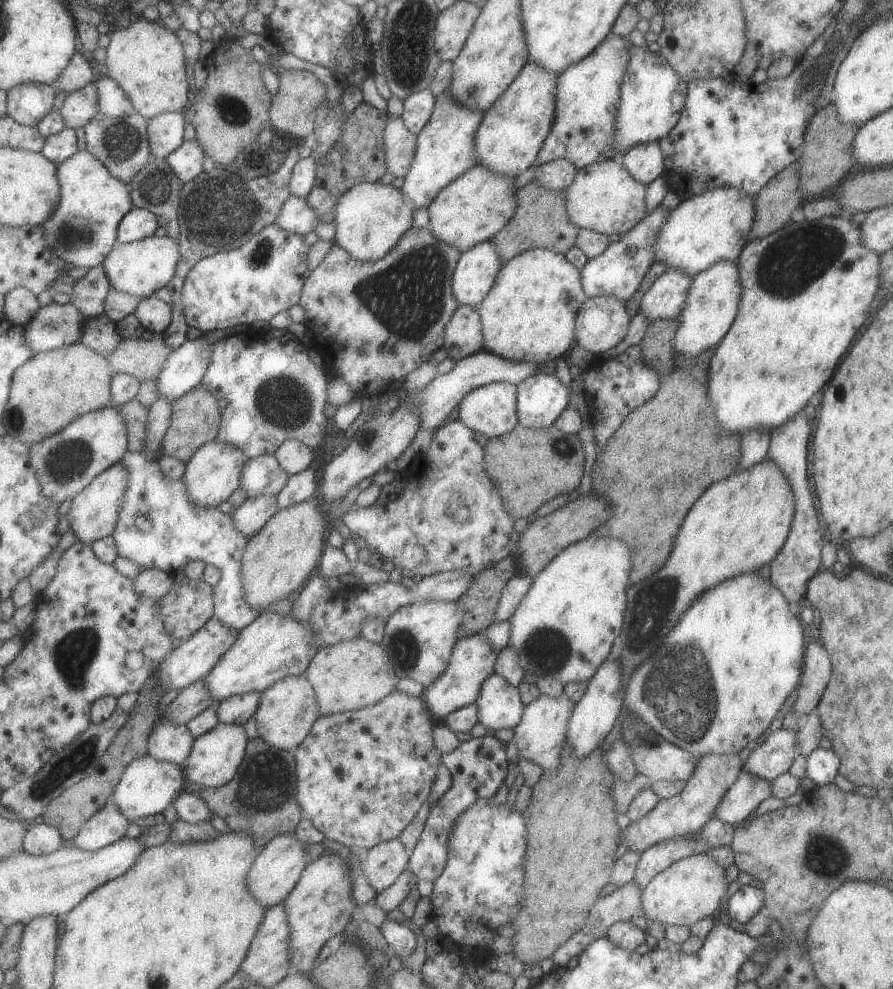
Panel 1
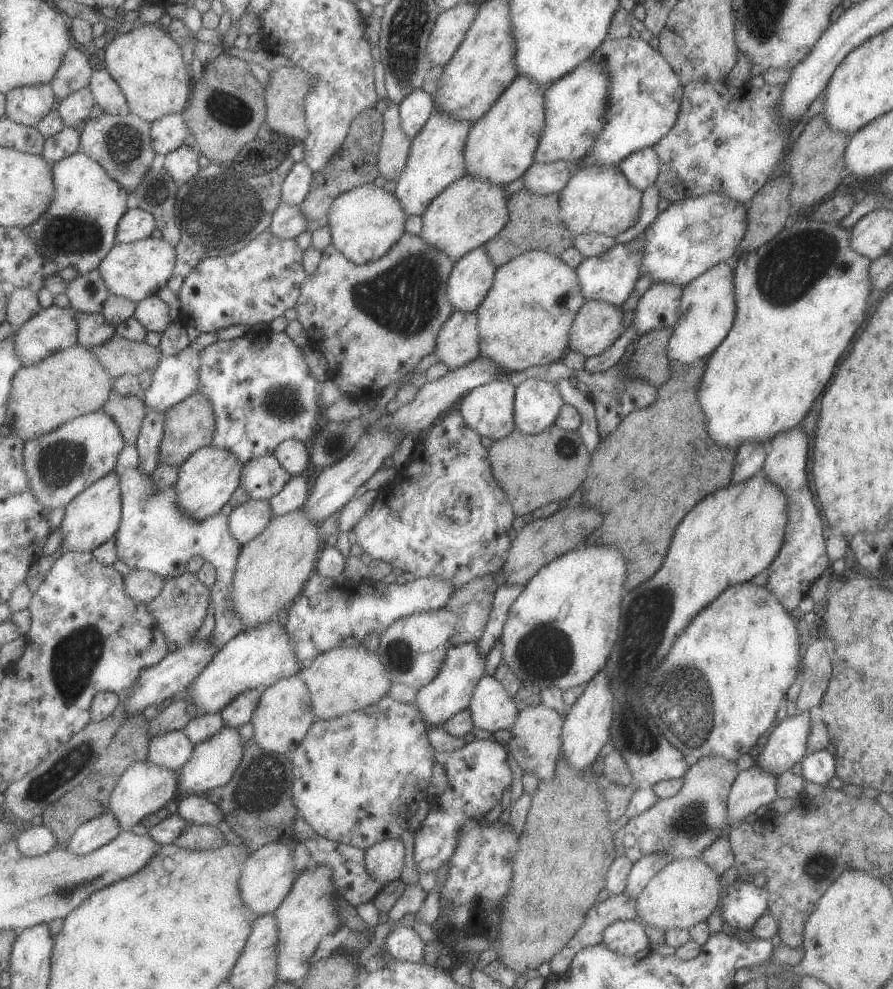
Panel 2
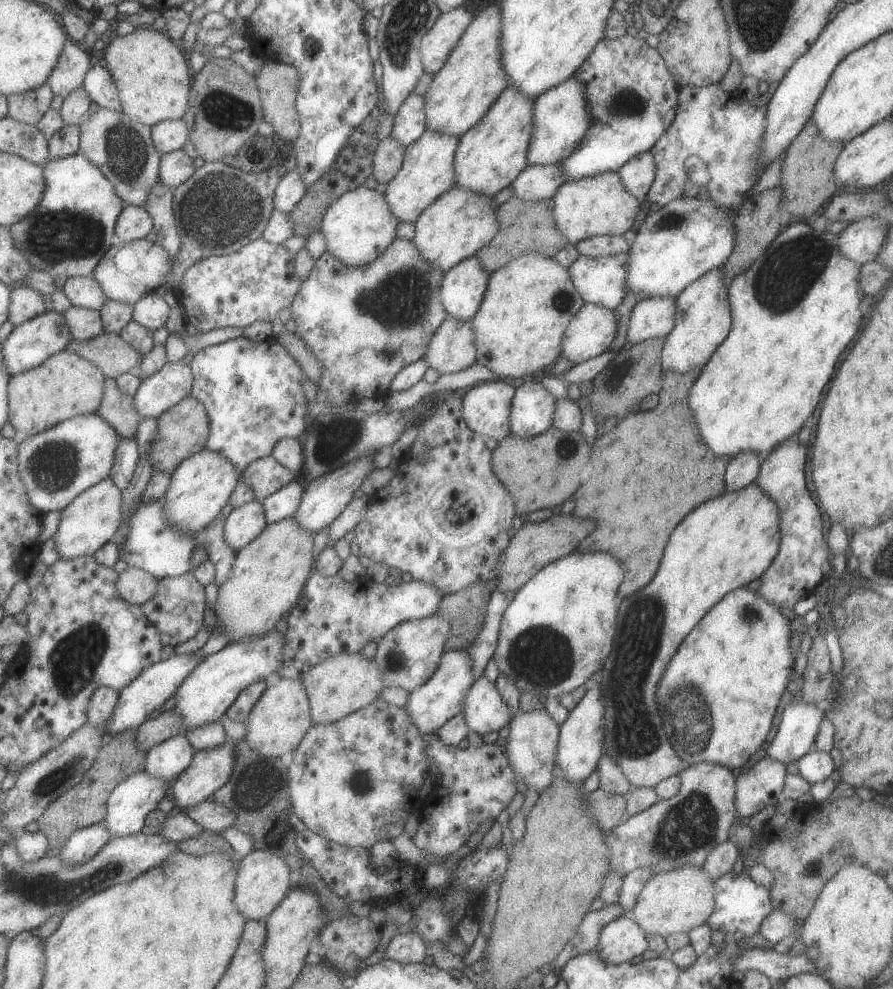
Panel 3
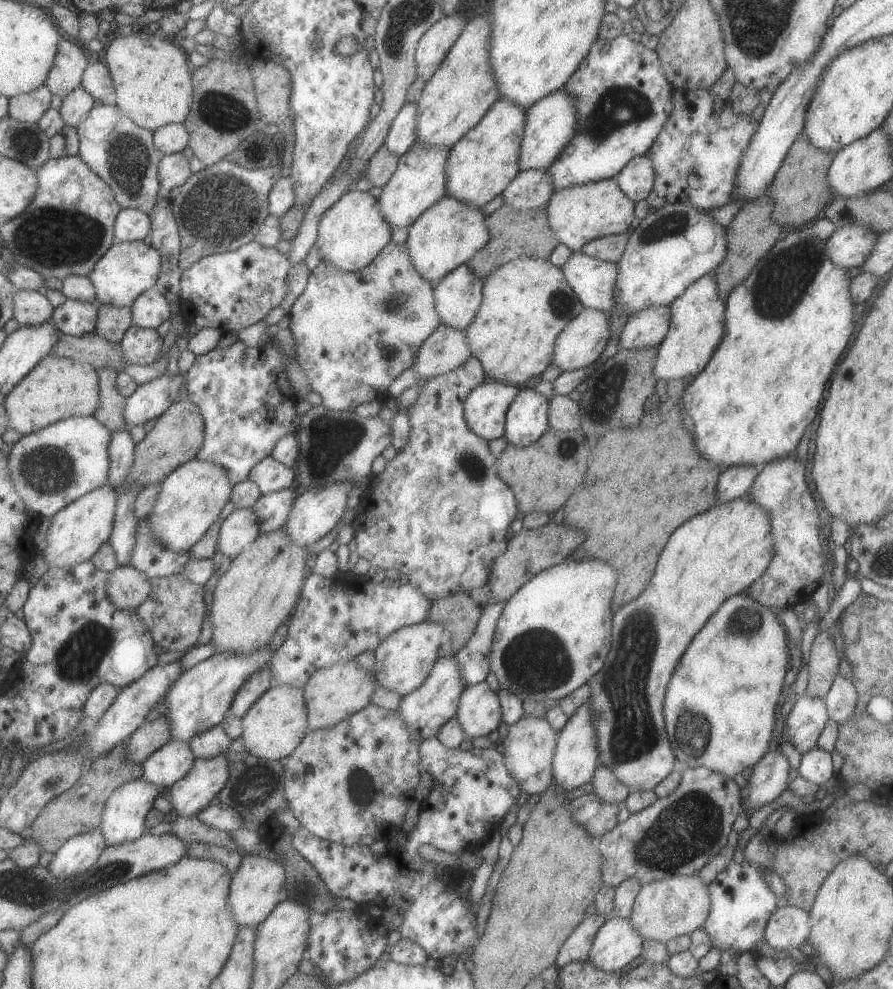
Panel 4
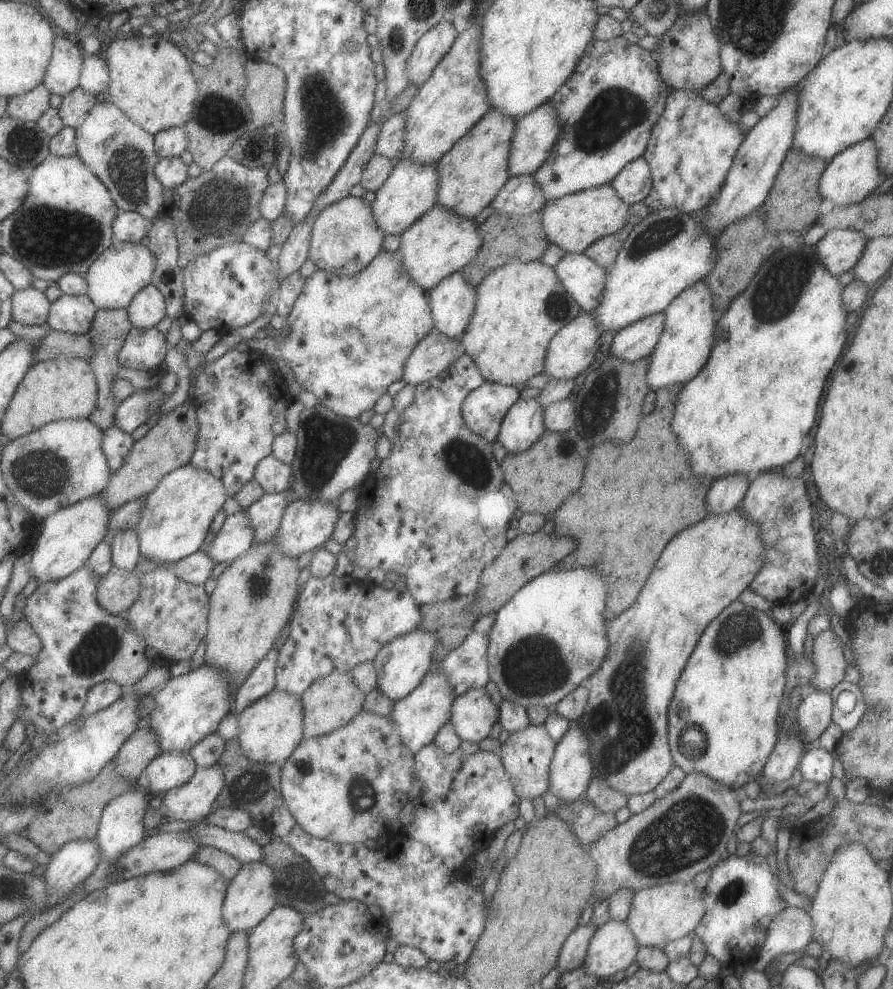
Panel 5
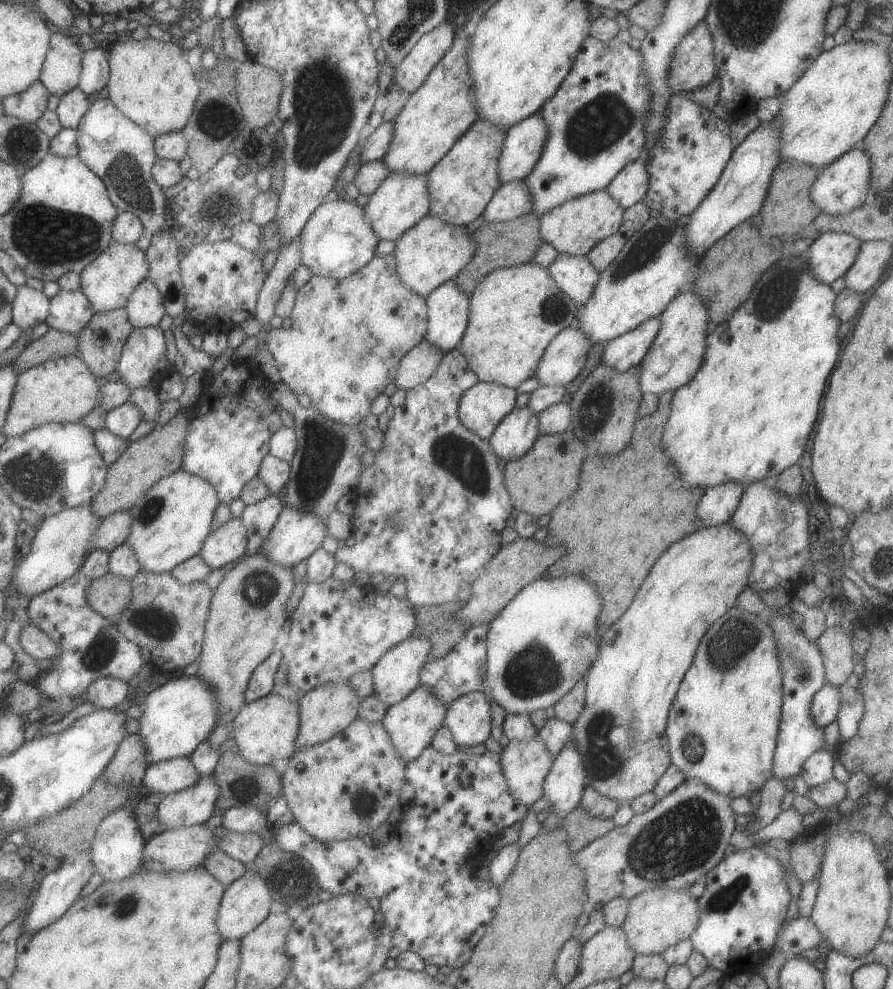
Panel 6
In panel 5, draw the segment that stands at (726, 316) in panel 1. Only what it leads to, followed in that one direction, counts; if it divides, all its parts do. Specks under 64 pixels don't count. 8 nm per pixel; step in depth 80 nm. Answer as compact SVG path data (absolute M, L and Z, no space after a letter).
M703 279L688 286L673 298L664 310L664 327L659 342L648 358L645 378L650 390L654 391L670 384L685 384L699 374L712 349L717 316L711 291Z

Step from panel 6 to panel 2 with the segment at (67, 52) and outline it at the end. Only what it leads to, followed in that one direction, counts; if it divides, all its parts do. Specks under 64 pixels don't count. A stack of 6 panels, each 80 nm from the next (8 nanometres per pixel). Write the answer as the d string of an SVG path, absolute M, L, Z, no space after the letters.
M77 47L71 48L66 60L63 61L62 68L51 82L57 100L61 102L70 94L85 88L92 81L93 73L88 53Z

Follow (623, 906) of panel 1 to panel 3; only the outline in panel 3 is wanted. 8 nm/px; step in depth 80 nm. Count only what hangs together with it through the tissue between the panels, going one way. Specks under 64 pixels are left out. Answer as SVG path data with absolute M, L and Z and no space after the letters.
M615 902L603 905L599 910L585 913L575 934L551 962L554 972L558 973L570 958L595 950L600 930L609 921L623 916L623 912L624 910L620 909L620 906Z

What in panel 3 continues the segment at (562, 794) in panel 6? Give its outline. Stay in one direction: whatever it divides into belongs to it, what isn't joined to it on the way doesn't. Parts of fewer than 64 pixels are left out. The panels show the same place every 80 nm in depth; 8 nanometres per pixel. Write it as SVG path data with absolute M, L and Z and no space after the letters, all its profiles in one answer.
M593 684L585 694L568 710L565 720L558 726L556 752L556 772L561 772L568 782L582 782L596 770L598 761L603 756L603 700L600 684Z

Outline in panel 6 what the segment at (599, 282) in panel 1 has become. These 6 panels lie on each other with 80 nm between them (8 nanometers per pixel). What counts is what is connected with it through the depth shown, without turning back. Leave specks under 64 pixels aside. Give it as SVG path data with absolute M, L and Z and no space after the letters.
M559 253L547 270L555 284L579 309L591 298L599 278L598 270L595 270L585 255Z

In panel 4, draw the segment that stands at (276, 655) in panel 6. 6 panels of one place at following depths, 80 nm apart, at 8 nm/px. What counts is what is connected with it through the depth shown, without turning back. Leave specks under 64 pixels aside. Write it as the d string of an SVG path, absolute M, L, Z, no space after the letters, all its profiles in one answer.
M271 665L262 671L255 673L254 676L246 682L246 685L239 691L235 697L231 712L237 718L242 720L250 712L251 707L271 688Z

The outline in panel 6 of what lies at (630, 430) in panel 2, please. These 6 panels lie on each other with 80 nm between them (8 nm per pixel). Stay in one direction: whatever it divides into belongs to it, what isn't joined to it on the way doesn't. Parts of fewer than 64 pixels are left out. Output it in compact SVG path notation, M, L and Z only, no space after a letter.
M663 391L658 394L658 405L655 412L637 418L630 441L615 456L605 456L595 452L587 453L580 468L579 490L575 490L575 494L571 494L571 498L560 502L555 510L550 512L549 534L551 534L551 538L555 538L555 544L563 544L567 550L567 554L557 564L563 568L563 574L579 572L599 588L603 608L599 612L597 622L601 626L603 624L609 626L627 610L627 606L633 600L635 590L647 576L649 568L671 542L702 527L695 508L704 490L687 488L681 482L675 466L671 466L669 458L661 450L661 434L663 434L663 428L665 428L670 413L672 396L672 391Z

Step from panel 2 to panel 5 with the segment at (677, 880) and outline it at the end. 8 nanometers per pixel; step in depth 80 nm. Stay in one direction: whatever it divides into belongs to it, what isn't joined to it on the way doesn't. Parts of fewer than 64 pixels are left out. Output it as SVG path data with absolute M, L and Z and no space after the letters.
M673 881L635 891L625 921L638 942L638 946L662 949L668 942L684 937L689 933L693 934L703 913L704 904L700 890L695 888L692 881L688 883Z

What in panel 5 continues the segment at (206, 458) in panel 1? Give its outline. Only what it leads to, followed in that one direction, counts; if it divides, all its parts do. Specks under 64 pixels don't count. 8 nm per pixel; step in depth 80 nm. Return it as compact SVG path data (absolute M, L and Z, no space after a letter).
M189 463L166 474L147 498L137 526L142 554L148 559L175 564L199 551L229 496L220 478L210 470L198 469Z

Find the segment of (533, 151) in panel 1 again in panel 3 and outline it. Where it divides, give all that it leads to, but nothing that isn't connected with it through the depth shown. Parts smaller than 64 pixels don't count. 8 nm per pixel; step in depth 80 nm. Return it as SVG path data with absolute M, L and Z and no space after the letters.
M507 85L498 100L490 106L477 125L471 126L459 137L454 154L455 187L472 190L486 197L493 197L517 178L528 165L526 154L534 130L534 98Z

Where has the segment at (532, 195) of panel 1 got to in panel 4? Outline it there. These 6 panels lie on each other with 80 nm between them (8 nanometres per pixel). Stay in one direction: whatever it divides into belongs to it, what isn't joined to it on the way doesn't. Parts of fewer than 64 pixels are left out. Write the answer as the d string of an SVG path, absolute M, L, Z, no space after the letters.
M503 203L487 217L487 226L491 237L485 246L482 246L467 263L472 273L480 279L497 270L502 264L515 257L531 257L546 259L551 251L560 243L553 231L549 228L546 217L546 206L535 210L518 211L511 205Z

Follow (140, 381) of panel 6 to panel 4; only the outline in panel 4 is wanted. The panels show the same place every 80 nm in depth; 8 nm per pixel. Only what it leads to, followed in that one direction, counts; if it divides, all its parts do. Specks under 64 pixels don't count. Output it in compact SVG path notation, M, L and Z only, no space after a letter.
M135 324L127 329L121 343L127 364L135 366L153 365L163 348L163 338L156 329L146 329Z

